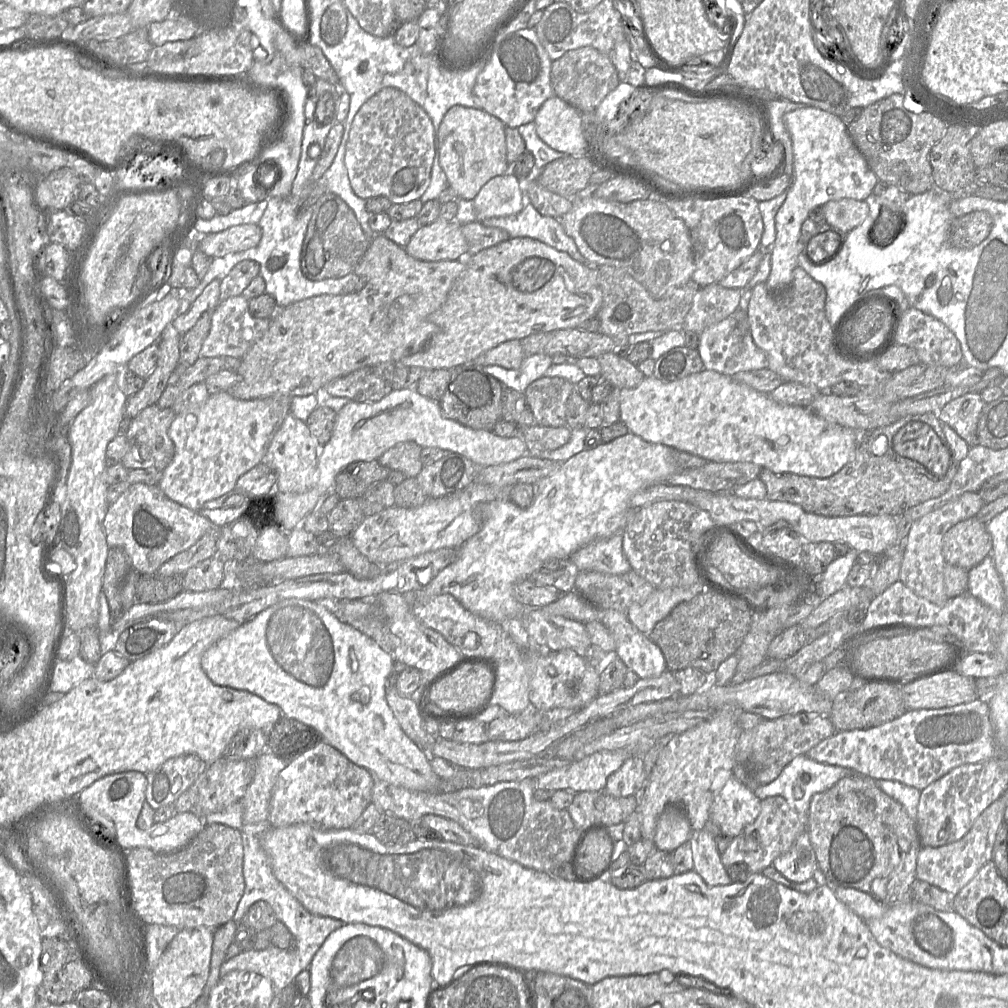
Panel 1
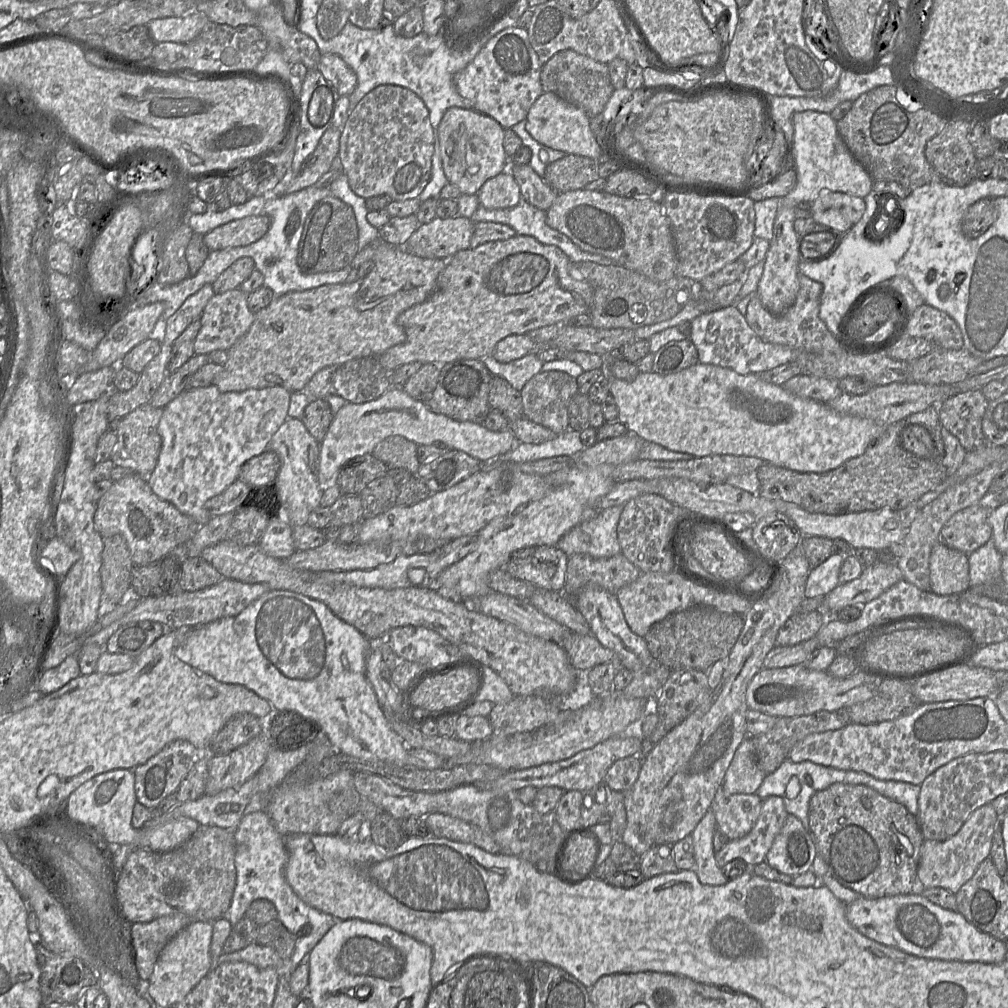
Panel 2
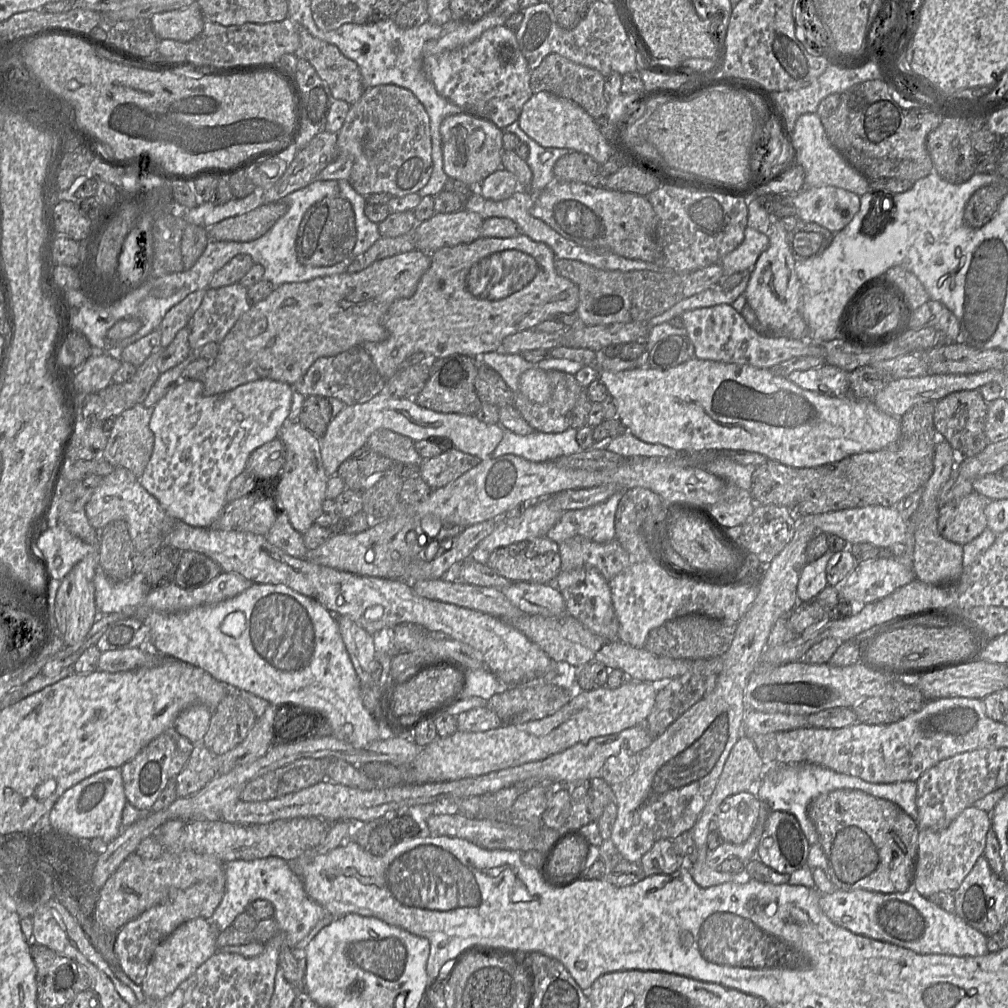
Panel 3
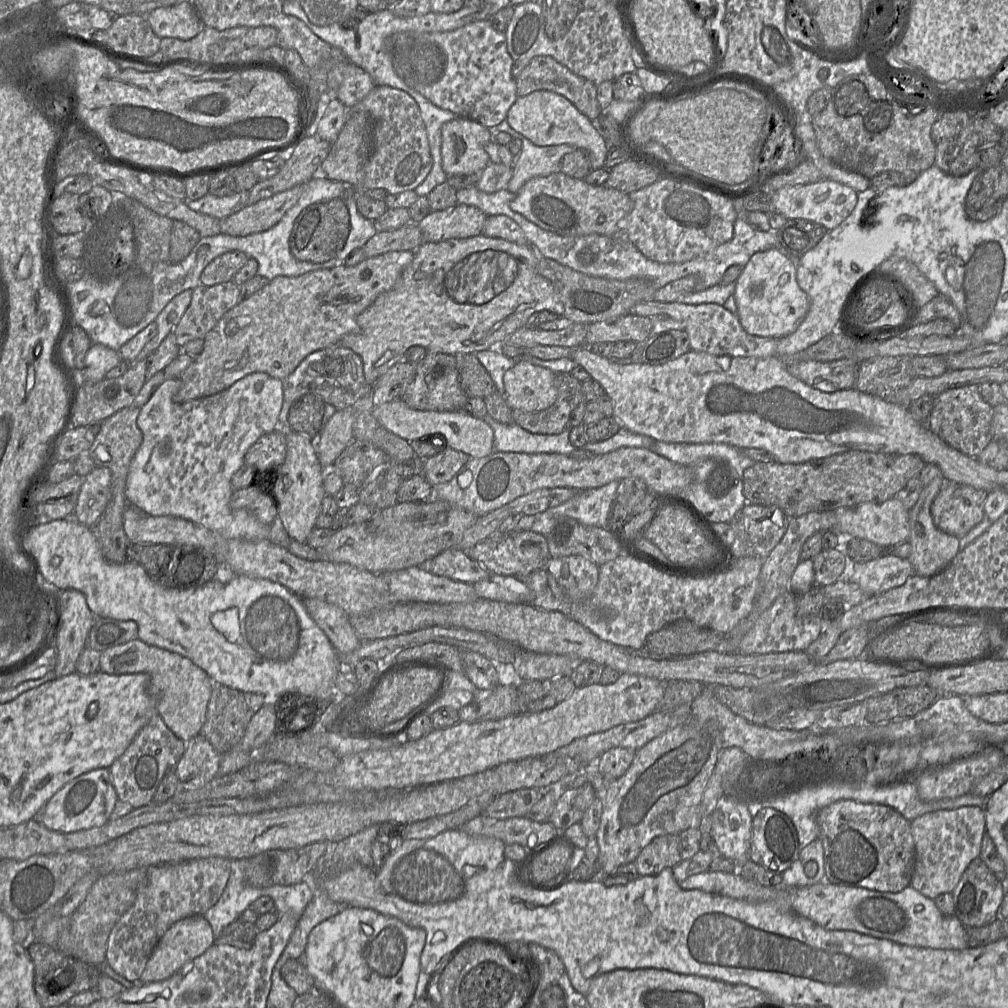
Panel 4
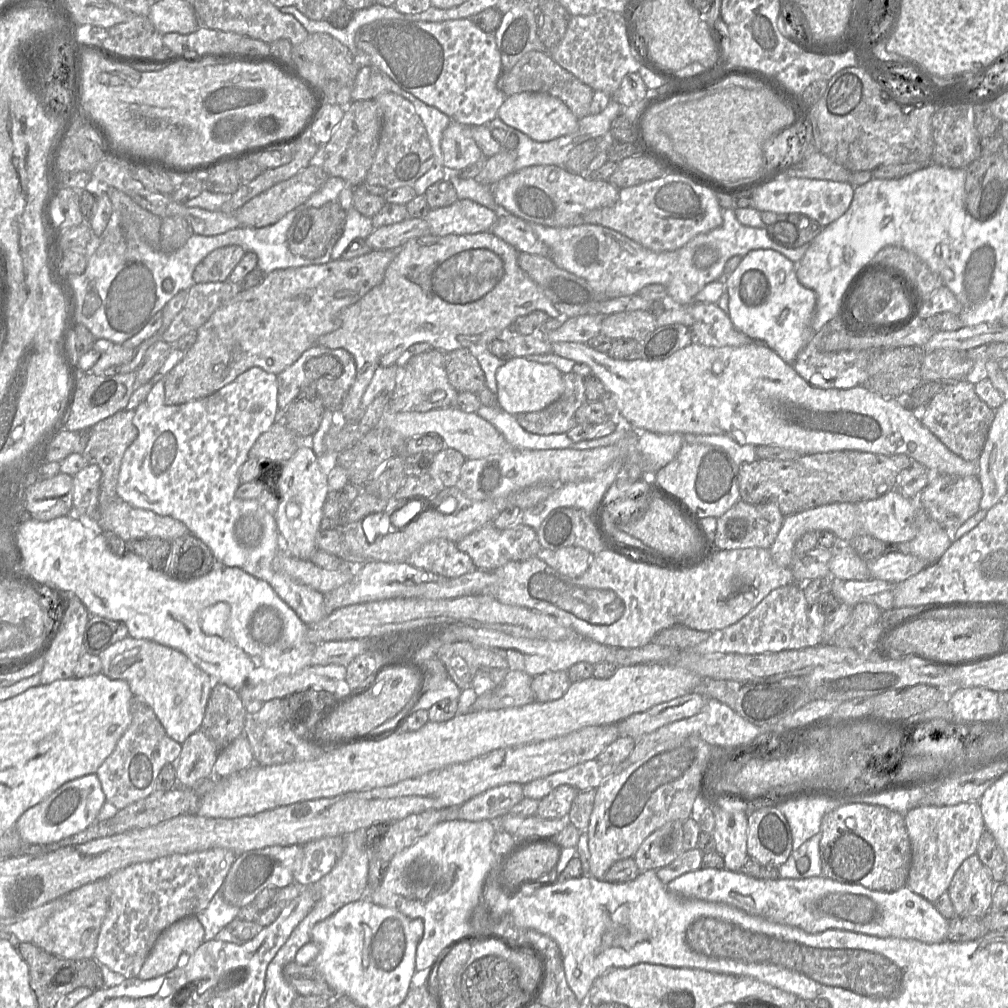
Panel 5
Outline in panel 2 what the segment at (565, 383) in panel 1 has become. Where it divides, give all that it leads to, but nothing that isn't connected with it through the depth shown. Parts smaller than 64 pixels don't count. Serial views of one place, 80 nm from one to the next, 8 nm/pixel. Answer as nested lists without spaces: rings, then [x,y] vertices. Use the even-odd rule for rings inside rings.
[[[541,371],[520,392],[524,417],[556,435],[569,429],[569,403],[578,393],[575,378],[562,371]]]

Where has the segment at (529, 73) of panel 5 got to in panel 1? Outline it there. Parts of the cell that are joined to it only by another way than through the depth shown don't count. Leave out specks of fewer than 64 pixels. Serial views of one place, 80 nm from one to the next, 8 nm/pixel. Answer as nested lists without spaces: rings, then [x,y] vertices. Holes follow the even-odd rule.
[[[590,46],[569,50],[552,61],[550,79],[554,95],[580,112],[594,112],[601,101],[620,83],[610,57]]]

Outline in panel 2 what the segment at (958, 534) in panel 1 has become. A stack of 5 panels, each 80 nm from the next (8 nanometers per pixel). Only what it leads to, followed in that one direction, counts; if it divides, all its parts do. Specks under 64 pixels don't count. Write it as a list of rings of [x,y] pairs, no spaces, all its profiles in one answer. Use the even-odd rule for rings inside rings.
[[[985,503],[958,511],[942,527],[940,541],[969,555],[992,538],[988,511]]]

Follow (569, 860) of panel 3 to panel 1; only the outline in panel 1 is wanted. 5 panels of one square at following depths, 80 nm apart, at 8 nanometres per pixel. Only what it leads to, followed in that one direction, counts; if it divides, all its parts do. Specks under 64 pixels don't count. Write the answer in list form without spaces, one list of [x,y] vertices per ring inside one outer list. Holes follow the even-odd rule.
[[[597,830],[581,837],[573,858],[573,870],[578,880],[603,876],[612,862],[614,842],[606,830]]]

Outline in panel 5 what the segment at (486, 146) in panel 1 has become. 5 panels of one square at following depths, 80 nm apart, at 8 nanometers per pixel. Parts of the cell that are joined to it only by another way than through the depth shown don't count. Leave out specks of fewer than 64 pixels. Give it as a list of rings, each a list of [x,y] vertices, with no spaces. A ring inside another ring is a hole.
[[[451,121],[442,133],[443,166],[448,172],[459,172],[483,156],[470,127]]]

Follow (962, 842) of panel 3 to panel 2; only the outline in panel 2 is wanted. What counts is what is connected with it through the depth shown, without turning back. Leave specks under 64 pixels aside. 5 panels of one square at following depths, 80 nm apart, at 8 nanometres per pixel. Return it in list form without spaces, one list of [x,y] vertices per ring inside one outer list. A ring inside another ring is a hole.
[[[991,804],[976,809],[957,834],[945,841],[924,840],[917,867],[918,887],[943,888],[956,894],[975,874],[979,865],[989,858],[999,816]]]

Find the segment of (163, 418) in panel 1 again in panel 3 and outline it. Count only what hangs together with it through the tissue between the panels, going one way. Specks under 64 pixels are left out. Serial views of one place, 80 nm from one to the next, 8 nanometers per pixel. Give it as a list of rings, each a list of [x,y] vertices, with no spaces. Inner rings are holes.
[[[143,404],[124,410],[114,419],[103,459],[114,467],[123,467],[140,477],[154,448],[150,429],[153,407]]]

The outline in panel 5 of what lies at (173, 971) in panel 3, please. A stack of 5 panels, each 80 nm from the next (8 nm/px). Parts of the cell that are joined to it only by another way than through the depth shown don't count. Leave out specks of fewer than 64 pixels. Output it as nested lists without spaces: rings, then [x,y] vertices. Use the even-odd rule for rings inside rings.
[[[188,916],[173,923],[158,937],[138,978],[149,980],[172,971],[181,958],[194,953],[203,942],[204,928],[196,916]]]

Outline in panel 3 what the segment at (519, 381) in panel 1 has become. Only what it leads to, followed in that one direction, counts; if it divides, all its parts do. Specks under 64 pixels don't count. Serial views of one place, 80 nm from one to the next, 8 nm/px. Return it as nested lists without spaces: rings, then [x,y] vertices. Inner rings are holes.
[[[501,350],[485,353],[481,355],[480,359],[497,371],[514,393],[518,392],[519,378],[522,373],[534,366],[521,354],[507,354]]]

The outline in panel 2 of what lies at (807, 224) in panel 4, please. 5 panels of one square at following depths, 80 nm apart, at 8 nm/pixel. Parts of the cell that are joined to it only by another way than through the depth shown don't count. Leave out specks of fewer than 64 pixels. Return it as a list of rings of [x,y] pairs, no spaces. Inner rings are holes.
[[[813,223],[804,232],[799,233],[801,261],[813,262],[828,257],[840,245],[842,236],[837,230]]]

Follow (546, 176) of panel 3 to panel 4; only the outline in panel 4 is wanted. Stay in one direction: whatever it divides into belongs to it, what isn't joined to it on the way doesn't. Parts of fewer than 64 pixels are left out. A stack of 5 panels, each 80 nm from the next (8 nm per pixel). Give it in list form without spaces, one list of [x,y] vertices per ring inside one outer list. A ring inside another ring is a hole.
[[[506,120],[489,128],[493,132],[506,132],[522,142],[522,149],[518,157],[514,156],[513,175],[507,189],[517,193],[531,178],[547,176],[561,169],[562,158],[578,149],[569,144],[537,146],[521,133],[515,131]]]

